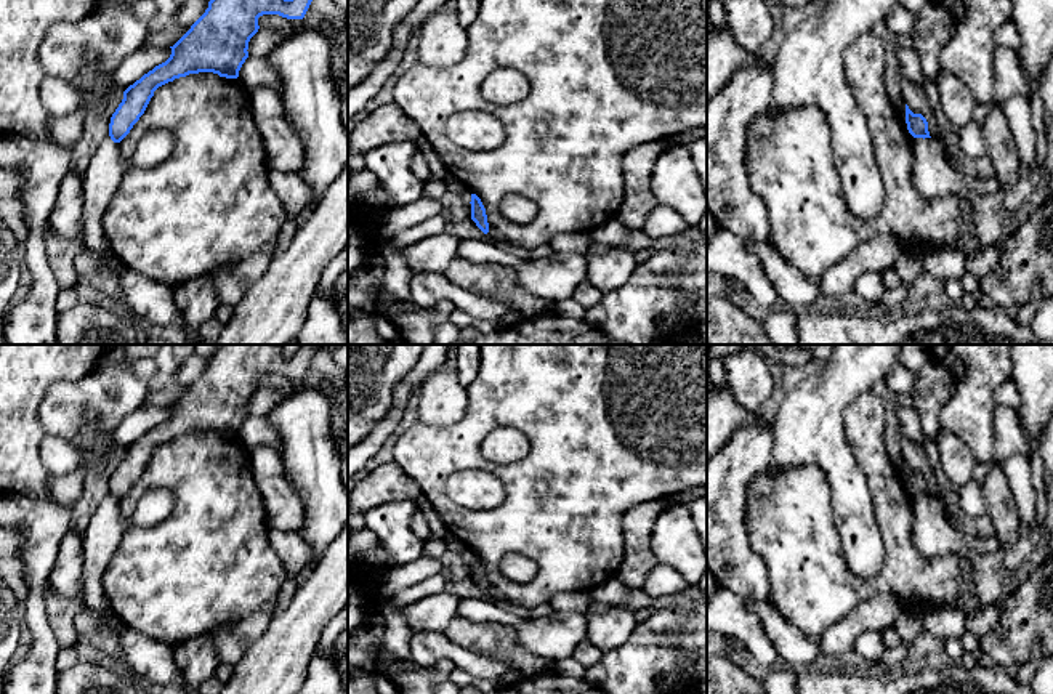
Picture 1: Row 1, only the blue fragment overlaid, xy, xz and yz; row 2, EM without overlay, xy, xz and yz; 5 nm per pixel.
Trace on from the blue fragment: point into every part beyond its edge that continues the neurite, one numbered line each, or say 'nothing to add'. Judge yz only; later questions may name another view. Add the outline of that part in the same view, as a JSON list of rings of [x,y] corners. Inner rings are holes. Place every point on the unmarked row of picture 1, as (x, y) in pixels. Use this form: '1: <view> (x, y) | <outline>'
nothing to add

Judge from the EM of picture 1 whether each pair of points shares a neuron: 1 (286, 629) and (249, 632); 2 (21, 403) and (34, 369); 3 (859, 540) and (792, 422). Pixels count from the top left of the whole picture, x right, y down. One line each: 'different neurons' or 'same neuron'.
1: different neurons
2: same neuron
3: same neuron

